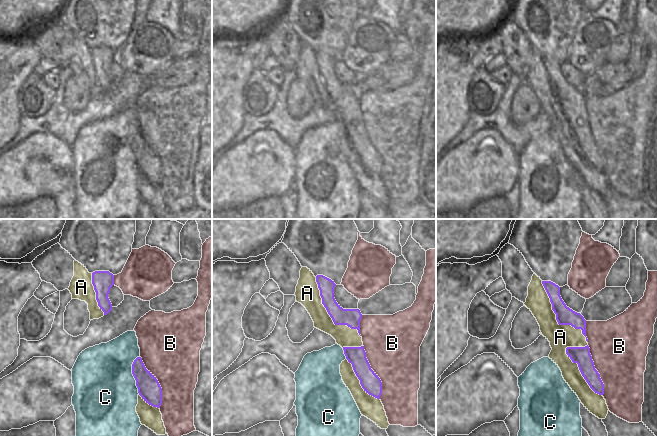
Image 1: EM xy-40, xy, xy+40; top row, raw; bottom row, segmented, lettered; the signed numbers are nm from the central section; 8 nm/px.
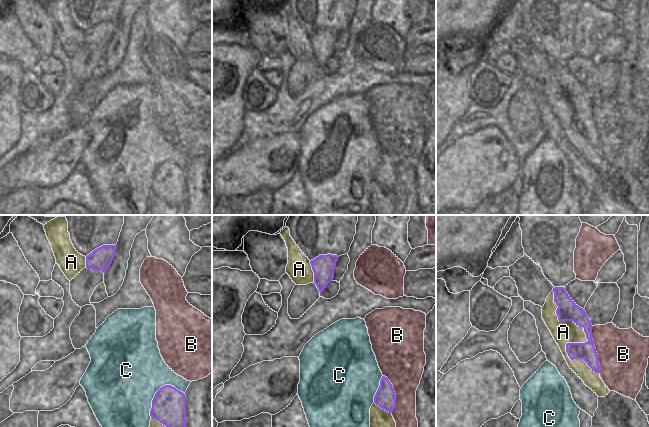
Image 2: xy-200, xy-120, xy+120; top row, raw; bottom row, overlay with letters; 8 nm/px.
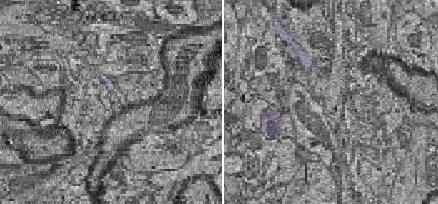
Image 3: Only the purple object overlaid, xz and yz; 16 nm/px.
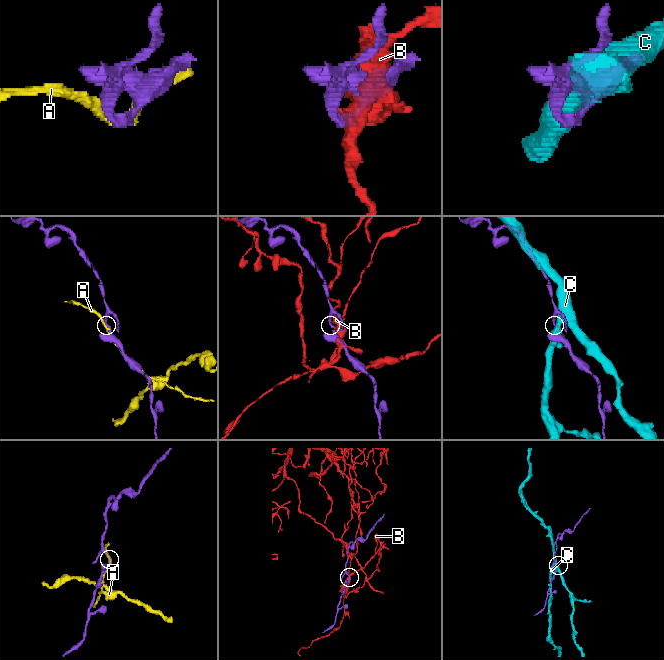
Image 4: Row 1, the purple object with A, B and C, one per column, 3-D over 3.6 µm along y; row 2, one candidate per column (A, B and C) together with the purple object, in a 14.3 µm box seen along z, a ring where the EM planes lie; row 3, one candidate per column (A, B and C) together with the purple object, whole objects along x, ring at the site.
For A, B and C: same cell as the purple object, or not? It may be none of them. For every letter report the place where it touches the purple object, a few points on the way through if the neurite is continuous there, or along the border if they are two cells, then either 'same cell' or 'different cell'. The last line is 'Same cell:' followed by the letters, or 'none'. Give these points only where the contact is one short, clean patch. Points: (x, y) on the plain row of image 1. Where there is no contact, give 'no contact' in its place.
A: xy+40 (556, 95) | different cell
B: xy-40 (158, 158) | different cell
C: xy-40 (133, 151) | different cell
Same cell: none

